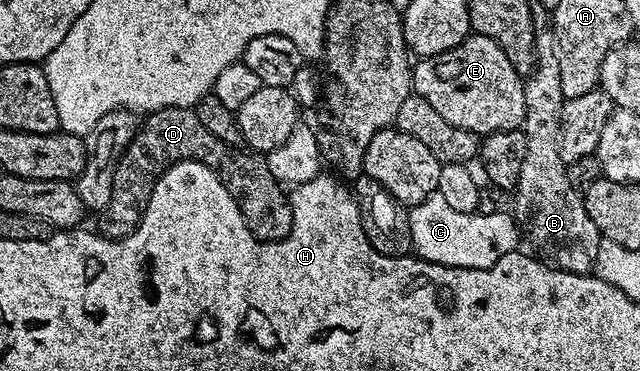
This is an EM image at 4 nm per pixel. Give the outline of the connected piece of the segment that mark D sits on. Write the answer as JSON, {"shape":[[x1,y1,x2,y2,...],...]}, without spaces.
{"shape":[[160,108,145,120,148,121,139,125,136,136,116,164,110,202,98,216,99,235,107,240,120,240,132,233,140,225,150,194,168,165,177,160,197,160,218,174,234,202,238,202,238,210,242,210,248,228,259,240,287,238,292,229,292,201,280,181,270,174,270,166,263,155,243,147,231,148,226,142,214,138,190,108]]}

